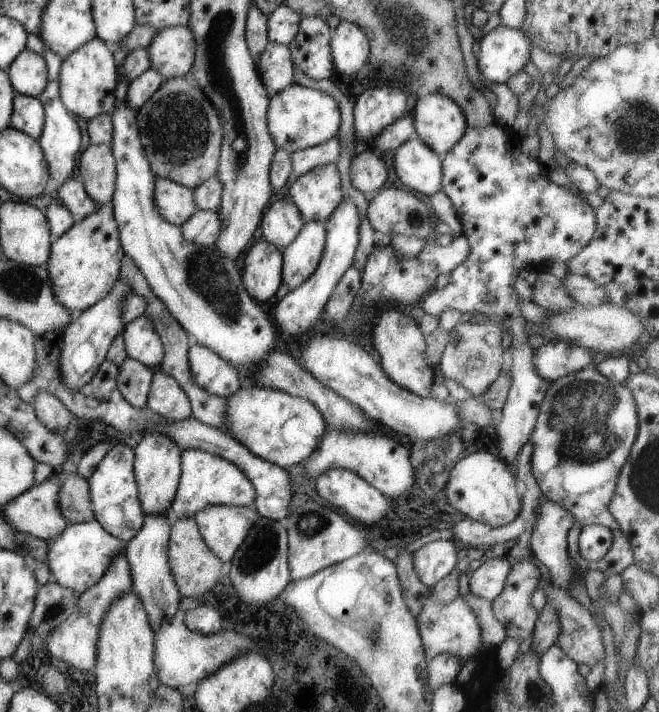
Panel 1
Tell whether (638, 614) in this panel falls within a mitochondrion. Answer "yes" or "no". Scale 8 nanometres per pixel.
no

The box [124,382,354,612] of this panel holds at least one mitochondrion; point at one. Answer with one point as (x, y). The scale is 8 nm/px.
(260, 551)

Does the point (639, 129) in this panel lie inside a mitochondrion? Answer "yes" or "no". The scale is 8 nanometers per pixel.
yes

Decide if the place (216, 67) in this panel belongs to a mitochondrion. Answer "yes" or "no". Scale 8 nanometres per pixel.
yes

